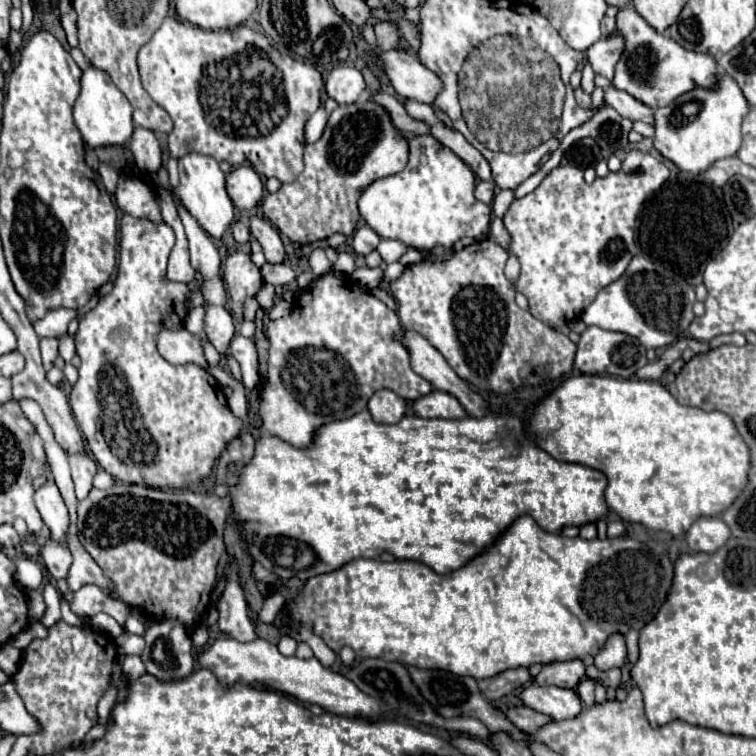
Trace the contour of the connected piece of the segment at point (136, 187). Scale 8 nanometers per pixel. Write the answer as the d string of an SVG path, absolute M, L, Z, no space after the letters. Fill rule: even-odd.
M119 175L117 185L117 205L123 213L129 213L133 217L143 217L149 221L161 221L161 211L157 201L153 199L153 189L147 185L147 179L143 177L129 177Z

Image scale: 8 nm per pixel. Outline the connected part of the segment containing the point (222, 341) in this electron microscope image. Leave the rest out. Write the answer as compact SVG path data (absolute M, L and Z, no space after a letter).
M207 305L207 307L205 307L203 327L205 327L205 333L209 335L209 341L211 341L221 353L225 353L227 347L229 347L229 341L231 341L233 335L235 335L235 325L233 325L231 311L225 309L225 307Z

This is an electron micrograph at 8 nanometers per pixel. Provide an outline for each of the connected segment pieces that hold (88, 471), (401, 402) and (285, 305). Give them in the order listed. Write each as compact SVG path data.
M79 451L79 455L69 455L71 463L71 477L75 485L75 494L78 500L85 499L93 485L93 475L97 473L97 463L85 451Z
M381 389L381 391L375 391L367 407L375 423L399 423L399 419L407 411L407 401L389 389Z
M282 298L277 299L273 305L273 307L271 308L271 310L268 313L268 317L271 320L276 320L279 319L281 317L283 317L283 315L288 315L292 309L293 305L285 300L283 300Z

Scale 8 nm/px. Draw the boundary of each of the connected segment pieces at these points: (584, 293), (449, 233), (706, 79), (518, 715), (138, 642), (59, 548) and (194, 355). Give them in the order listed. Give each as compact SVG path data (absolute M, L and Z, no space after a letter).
M629 151L619 173L609 173L607 177L595 179L589 185L583 179L583 169L571 164L559 165L541 181L533 193L513 201L503 217L503 223L511 235L509 253L515 255L521 263L521 273L515 281L515 289L529 299L531 315L545 321L549 327L559 327L579 319L587 303L591 303L591 299L595 299L603 287L617 281L627 269L631 257L635 255L635 217L643 201L649 199L667 179L669 169L663 161L649 153Z
M417 135L409 139L407 167L395 175L389 175L371 183L359 199L359 213L381 239L397 239L397 241L403 241L407 247L413 247L419 251L431 251L435 247L451 249L455 241L461 239L463 235L481 239L481 233L489 229L491 207L477 201L473 197L473 191L475 191L475 173L469 169L469 165L463 163L451 149L441 145L435 137Z
M625 7L617 13L617 31L625 37L625 51L617 63L613 87L627 91L651 109L665 107L679 95L691 91L695 85L713 87L719 75L715 59L705 53L695 53L679 47L671 37L655 31L633 7Z
M521 705L521 707L503 709L503 713L507 715L507 719L511 719L511 723L515 723L517 729L529 731L529 733L551 721L551 717L547 717L547 715L543 715L543 713L537 713L537 711L529 709L529 707L523 707L523 705Z
M123 632L119 635L119 639L115 640L117 651L121 655L139 655L145 647L145 641L141 635L133 635L133 633Z
M47 539L41 545L41 557L45 561L47 571L55 577L55 579L65 579L69 565L71 565L71 553L63 543L55 543L55 539Z
M185 327L177 331L163 329L157 337L157 349L163 359L167 359L173 365L185 365L185 363L195 363L201 367L209 367L205 357L203 357L203 347L201 341L191 335Z

